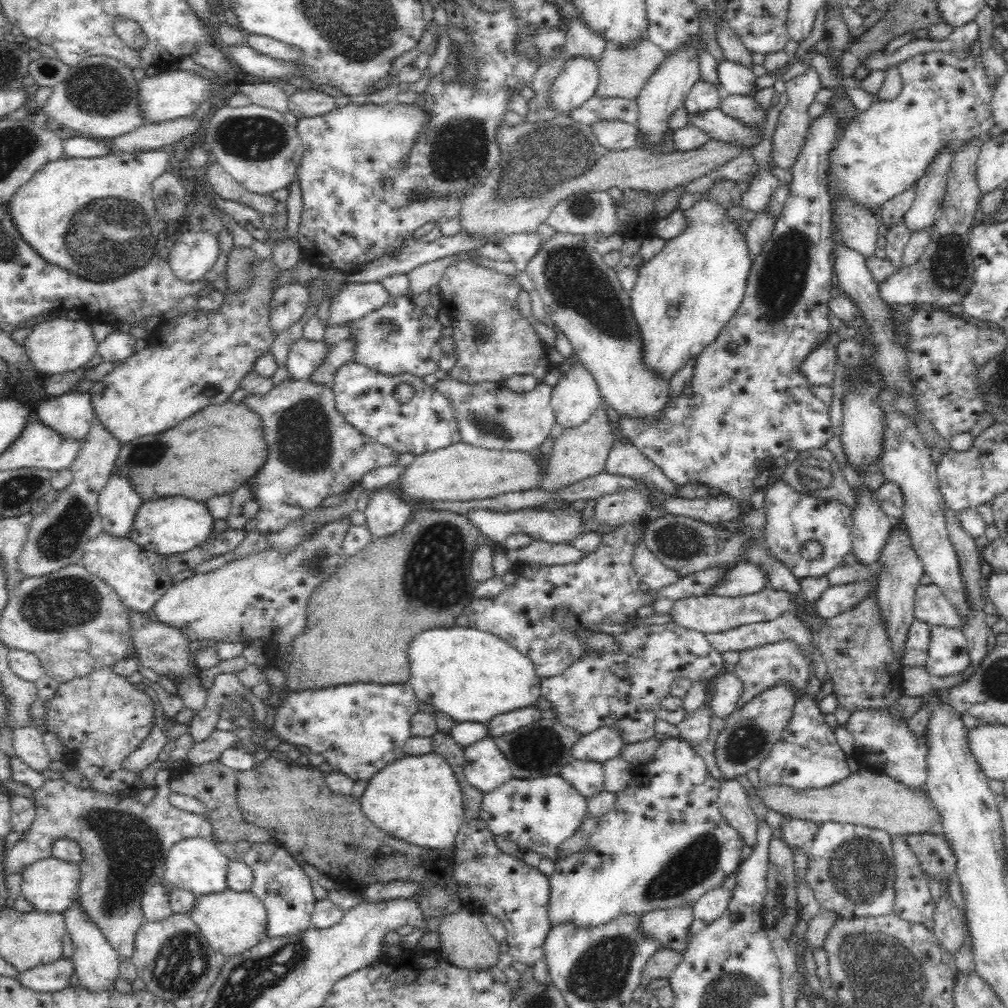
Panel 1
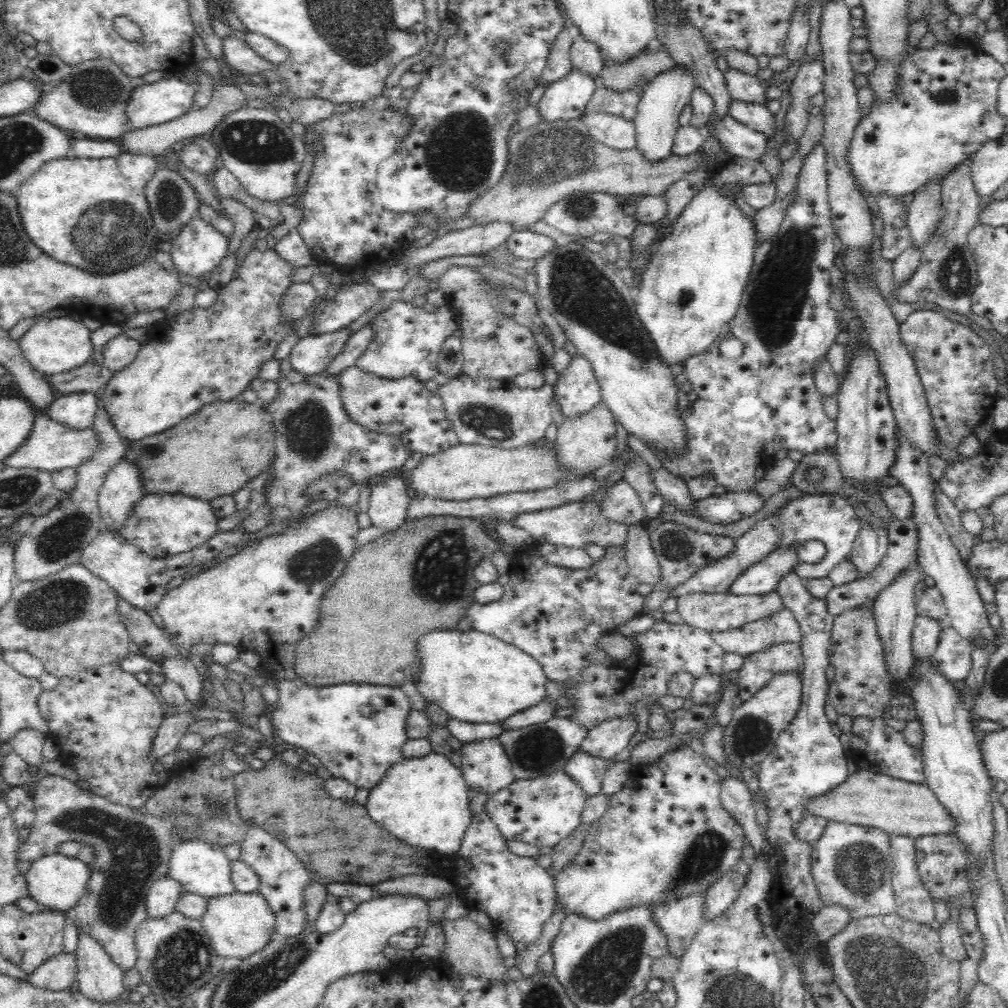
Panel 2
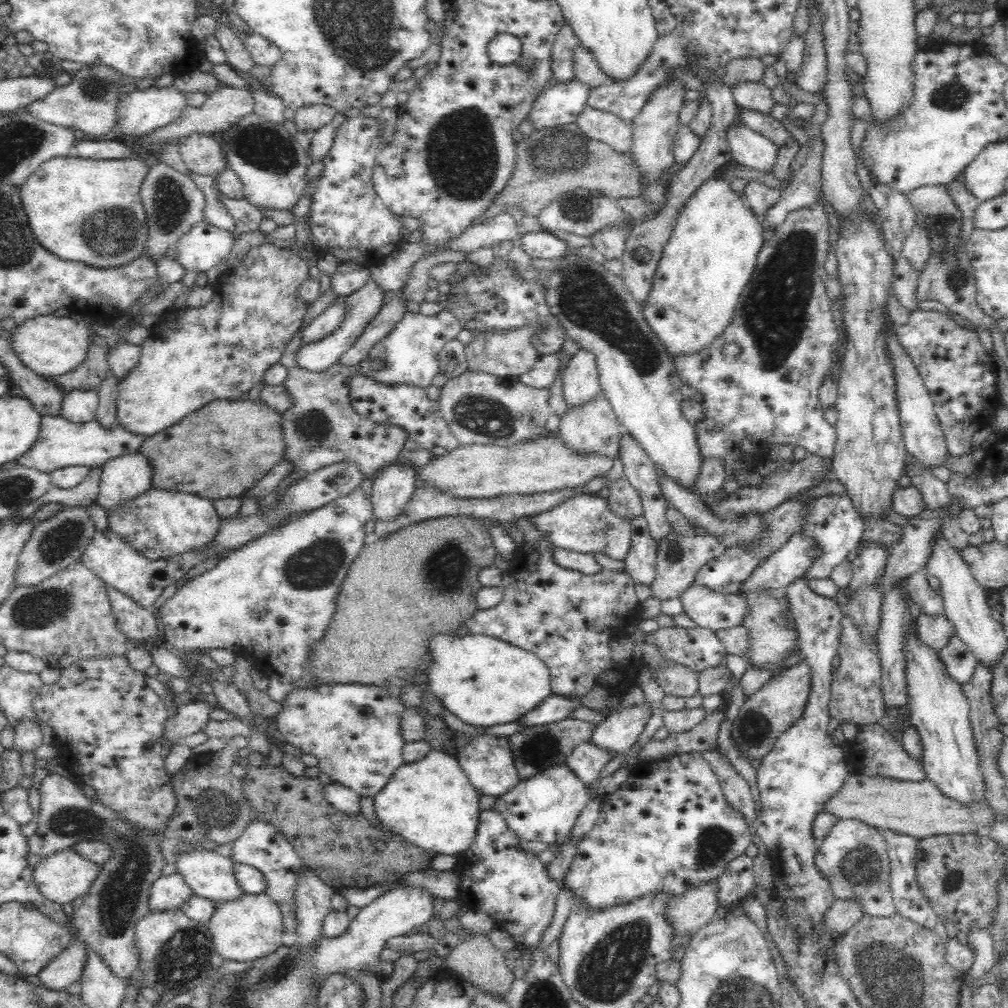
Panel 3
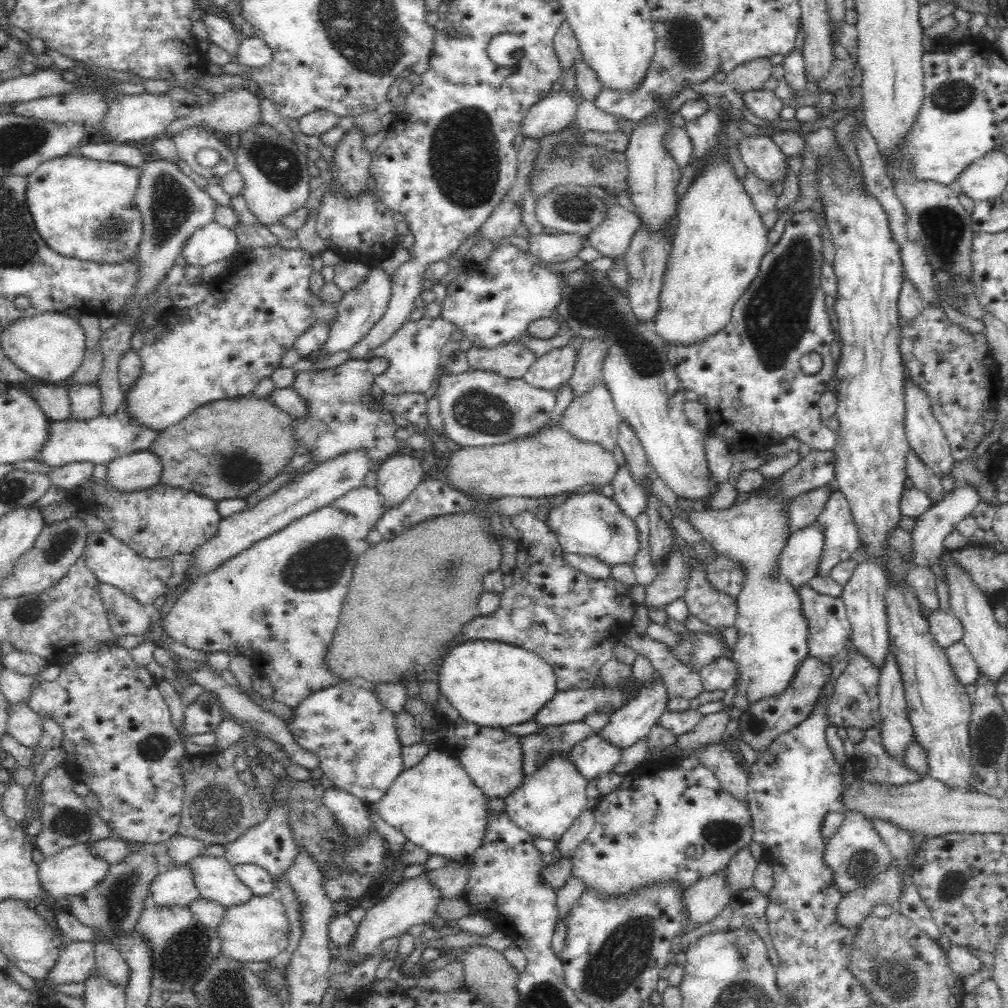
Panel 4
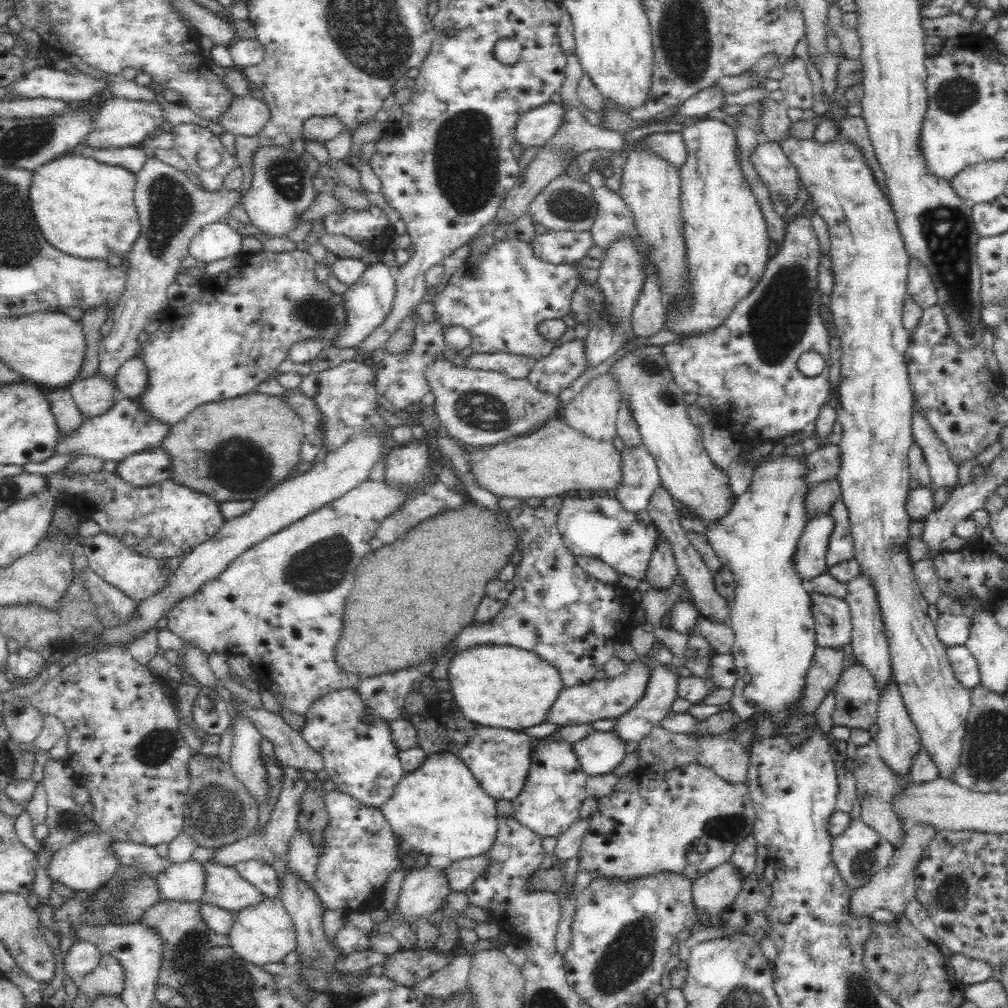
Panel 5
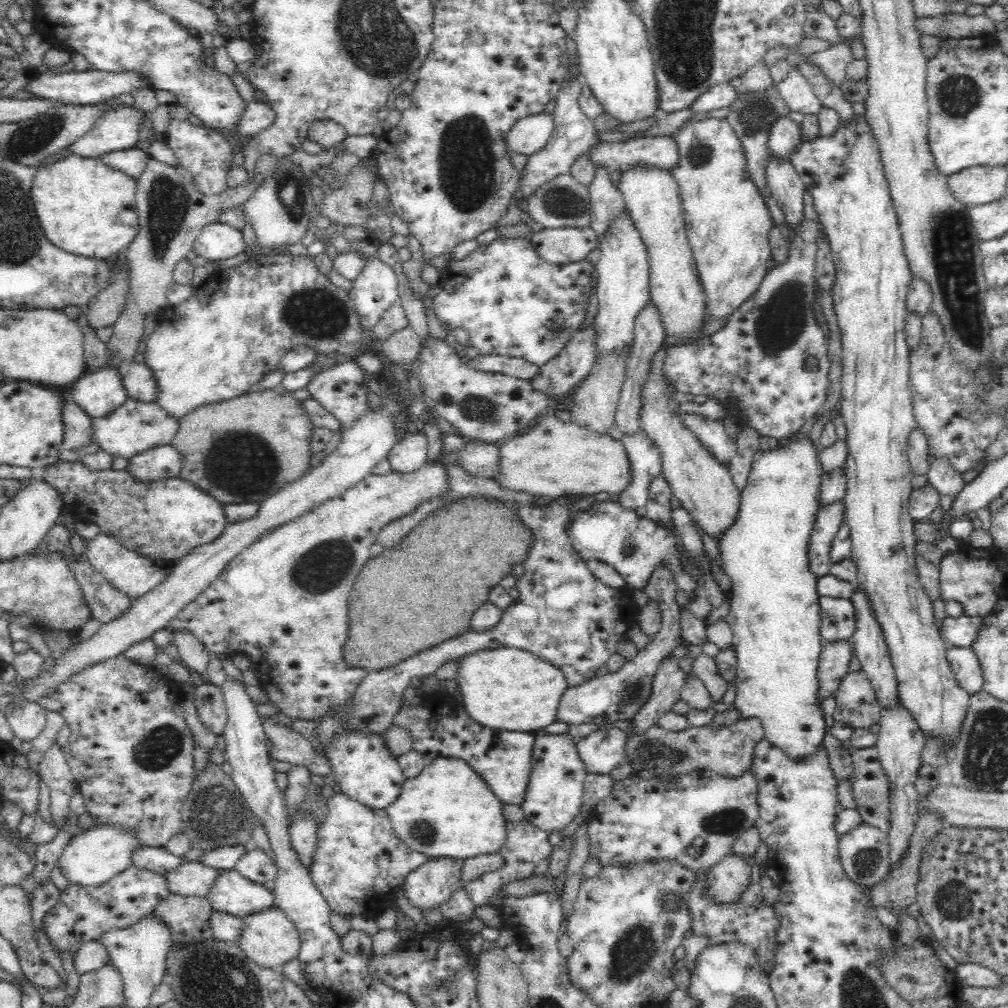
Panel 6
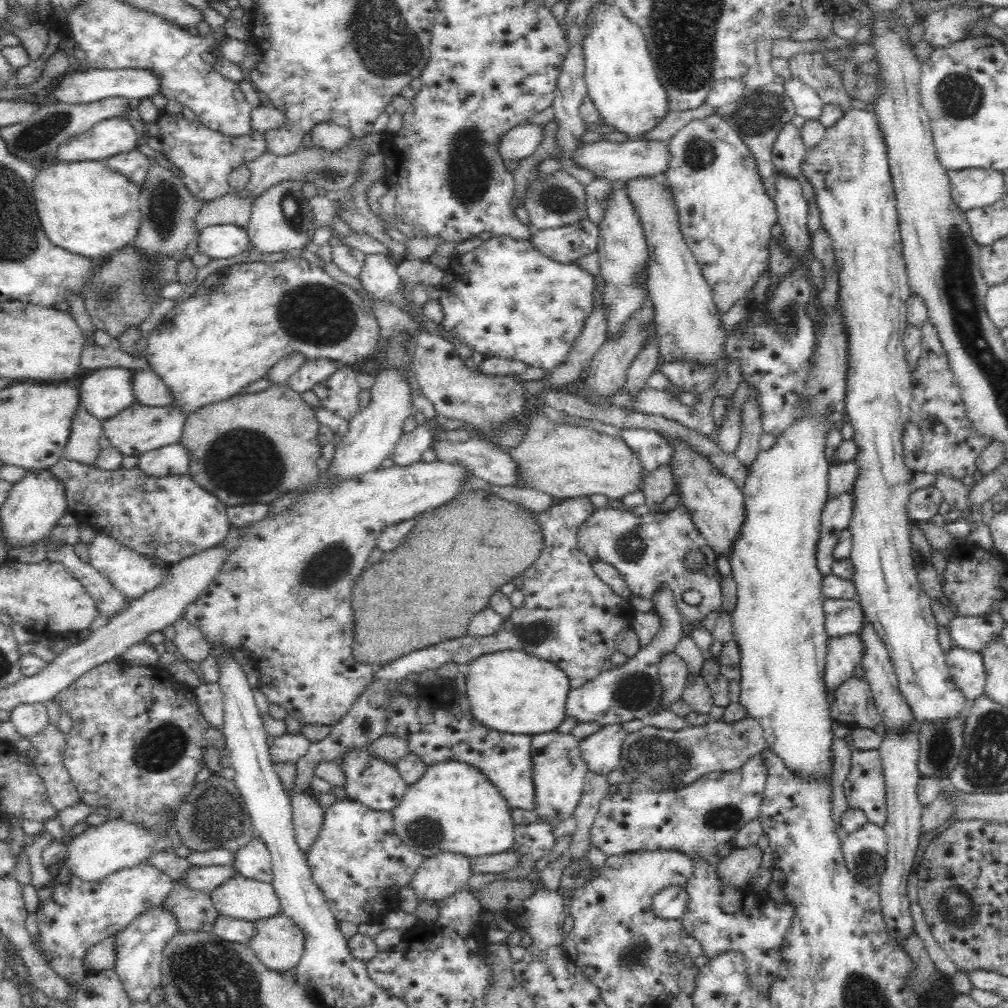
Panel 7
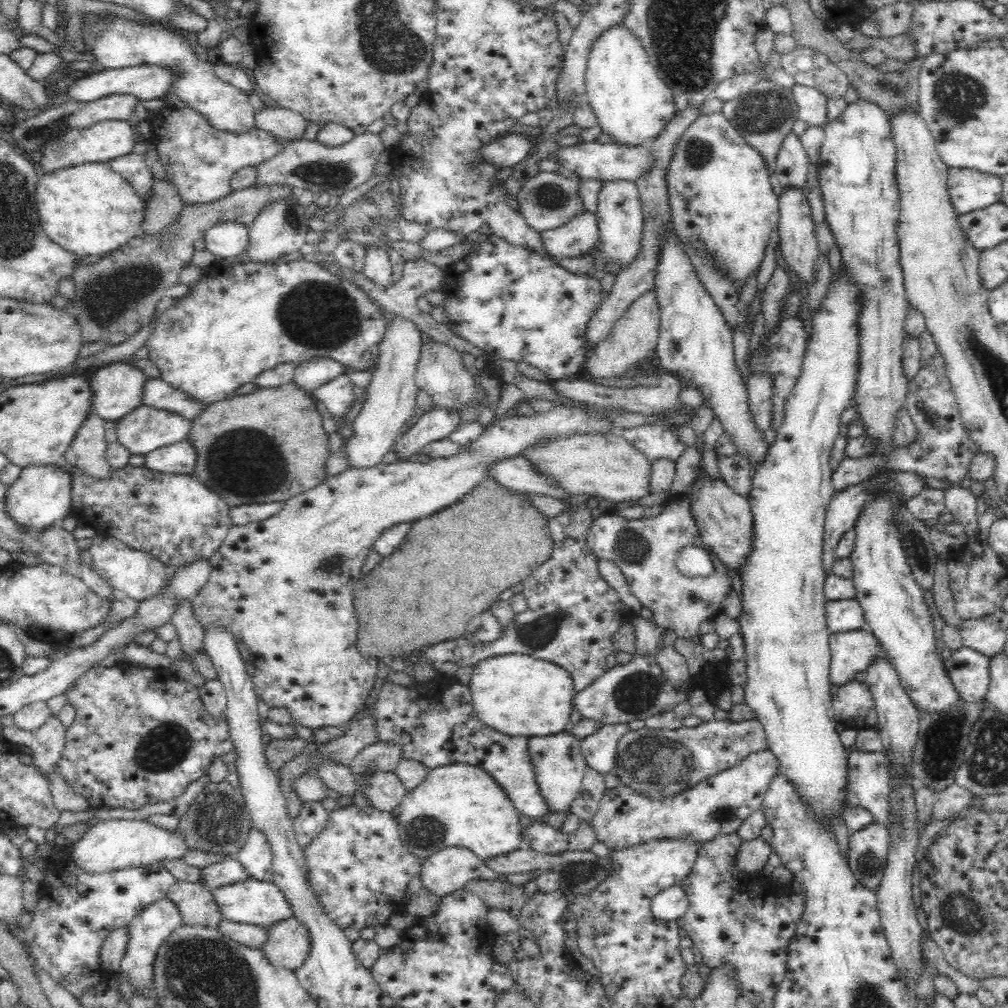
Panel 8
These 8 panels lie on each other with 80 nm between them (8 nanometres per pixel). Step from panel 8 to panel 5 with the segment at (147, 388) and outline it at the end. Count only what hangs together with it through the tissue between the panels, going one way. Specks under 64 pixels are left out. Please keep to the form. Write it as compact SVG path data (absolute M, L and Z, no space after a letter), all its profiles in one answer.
M136 355L130 356L118 369L115 385L120 396L134 399L145 392L147 372L145 362Z

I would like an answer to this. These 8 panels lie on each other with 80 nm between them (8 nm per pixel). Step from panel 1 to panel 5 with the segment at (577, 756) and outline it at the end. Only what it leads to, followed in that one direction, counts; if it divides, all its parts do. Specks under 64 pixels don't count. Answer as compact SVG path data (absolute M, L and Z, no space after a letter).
M655 663L650 670L650 678L648 678L648 684L646 684L642 698L630 710L623 712L618 716L618 719L614 720L614 728L610 732L616 734L626 744L644 740L650 734L652 728L655 728L668 716L672 702L676 697L676 670Z

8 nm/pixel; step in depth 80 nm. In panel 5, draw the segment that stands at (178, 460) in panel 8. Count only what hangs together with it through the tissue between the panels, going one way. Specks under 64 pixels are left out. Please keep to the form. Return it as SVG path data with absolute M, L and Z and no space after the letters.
M154 447L118 460L114 473L136 488L150 486L168 479L170 457L164 449Z

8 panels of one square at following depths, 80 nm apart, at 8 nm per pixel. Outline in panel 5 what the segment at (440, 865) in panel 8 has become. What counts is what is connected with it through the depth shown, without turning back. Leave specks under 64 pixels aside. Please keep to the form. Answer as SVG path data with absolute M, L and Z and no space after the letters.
M427 865L422 869L410 870L401 884L400 894L396 896L396 908L394 910L386 910L386 916L382 920L378 920L378 922L372 919L373 927L366 933L368 941L371 942L379 934L391 934L391 930L396 925L409 924L410 922L416 922L418 919L427 918L427 916L430 916L445 904L449 894L450 887L448 887L446 875L440 868Z

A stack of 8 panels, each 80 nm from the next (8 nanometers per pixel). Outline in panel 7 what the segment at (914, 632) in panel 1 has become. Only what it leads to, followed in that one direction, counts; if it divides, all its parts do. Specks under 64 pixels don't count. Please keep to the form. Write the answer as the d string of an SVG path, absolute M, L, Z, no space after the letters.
M999 611L982 616L960 616L958 614L948 623L948 634L954 646L980 651L992 636L1000 634L1006 621L1002 621Z

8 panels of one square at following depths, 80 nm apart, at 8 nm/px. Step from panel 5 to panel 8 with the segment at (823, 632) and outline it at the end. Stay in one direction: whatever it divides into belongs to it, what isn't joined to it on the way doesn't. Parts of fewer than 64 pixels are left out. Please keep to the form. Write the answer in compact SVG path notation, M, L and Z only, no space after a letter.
M855 598L827 600L825 611L830 634L867 628L863 608Z

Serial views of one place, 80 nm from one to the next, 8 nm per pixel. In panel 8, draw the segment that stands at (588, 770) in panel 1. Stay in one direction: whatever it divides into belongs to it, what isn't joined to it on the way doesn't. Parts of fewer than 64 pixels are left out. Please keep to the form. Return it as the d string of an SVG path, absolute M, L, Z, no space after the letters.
M627 724L602 725L601 728L581 740L582 755L587 766L603 775L614 772L620 740L629 732Z

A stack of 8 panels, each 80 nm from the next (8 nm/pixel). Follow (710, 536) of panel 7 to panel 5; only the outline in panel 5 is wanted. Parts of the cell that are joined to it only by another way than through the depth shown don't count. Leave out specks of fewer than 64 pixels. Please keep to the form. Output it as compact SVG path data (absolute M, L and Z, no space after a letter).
M633 330L632 338L624 340L620 348L634 349L626 350L617 361L615 360L610 367L610 373L617 381L620 402L626 401L626 405L630 407L632 419L636 421L640 431L642 444L655 460L661 484L672 498L690 506L702 522L721 520L724 512L728 512L728 508L735 501L735 494L726 473L712 463L705 449L700 428L689 419L684 407L687 404L684 401L685 393L674 381L665 352L658 345L646 344L645 338L638 338Z

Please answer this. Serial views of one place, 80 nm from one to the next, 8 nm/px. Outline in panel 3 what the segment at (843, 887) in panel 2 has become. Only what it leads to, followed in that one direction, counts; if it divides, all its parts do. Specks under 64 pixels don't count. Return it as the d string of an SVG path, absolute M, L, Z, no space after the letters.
M840 819L830 828L824 840L817 846L814 865L834 895L834 900L850 900L860 903L862 914L868 916L889 917L897 912L891 886L891 861L888 854L887 840L880 829L861 823L859 820Z

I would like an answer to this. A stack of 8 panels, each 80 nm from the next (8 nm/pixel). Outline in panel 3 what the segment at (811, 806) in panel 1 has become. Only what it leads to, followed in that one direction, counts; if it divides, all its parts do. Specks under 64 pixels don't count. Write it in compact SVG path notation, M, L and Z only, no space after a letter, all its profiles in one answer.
M851 771L836 795L833 795L822 811L840 819L859 820L877 829L890 829L900 834L908 834L915 839L928 836L987 832L994 822L994 813L989 805L965 808L958 802L947 800L946 796L928 779L910 782L886 776L868 776Z

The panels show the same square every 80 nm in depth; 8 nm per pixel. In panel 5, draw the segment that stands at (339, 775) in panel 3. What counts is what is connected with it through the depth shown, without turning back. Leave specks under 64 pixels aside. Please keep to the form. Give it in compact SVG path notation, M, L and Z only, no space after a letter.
M338 688L336 690L332 690L332 692L328 692L328 694L324 694L324 696L320 696L312 702L312 706L304 712L305 724L303 728L298 731L302 736L302 739L308 743L308 747L312 748L314 752L318 752L323 759L324 762L324 771L328 773L330 780L336 783L337 790L339 792L344 792L349 796L352 796L355 800L358 800L360 803L364 805L368 805L370 807L378 807L386 800L389 800L389 797L394 793L394 788L400 783L400 778L404 776L405 771L402 767L402 762L399 756L399 750L394 745L394 739L392 739L392 729L390 729L390 723L388 721L384 721L384 719L373 719L373 722L368 723L366 721L365 716L367 715L367 704L364 702L360 693L354 688Z

